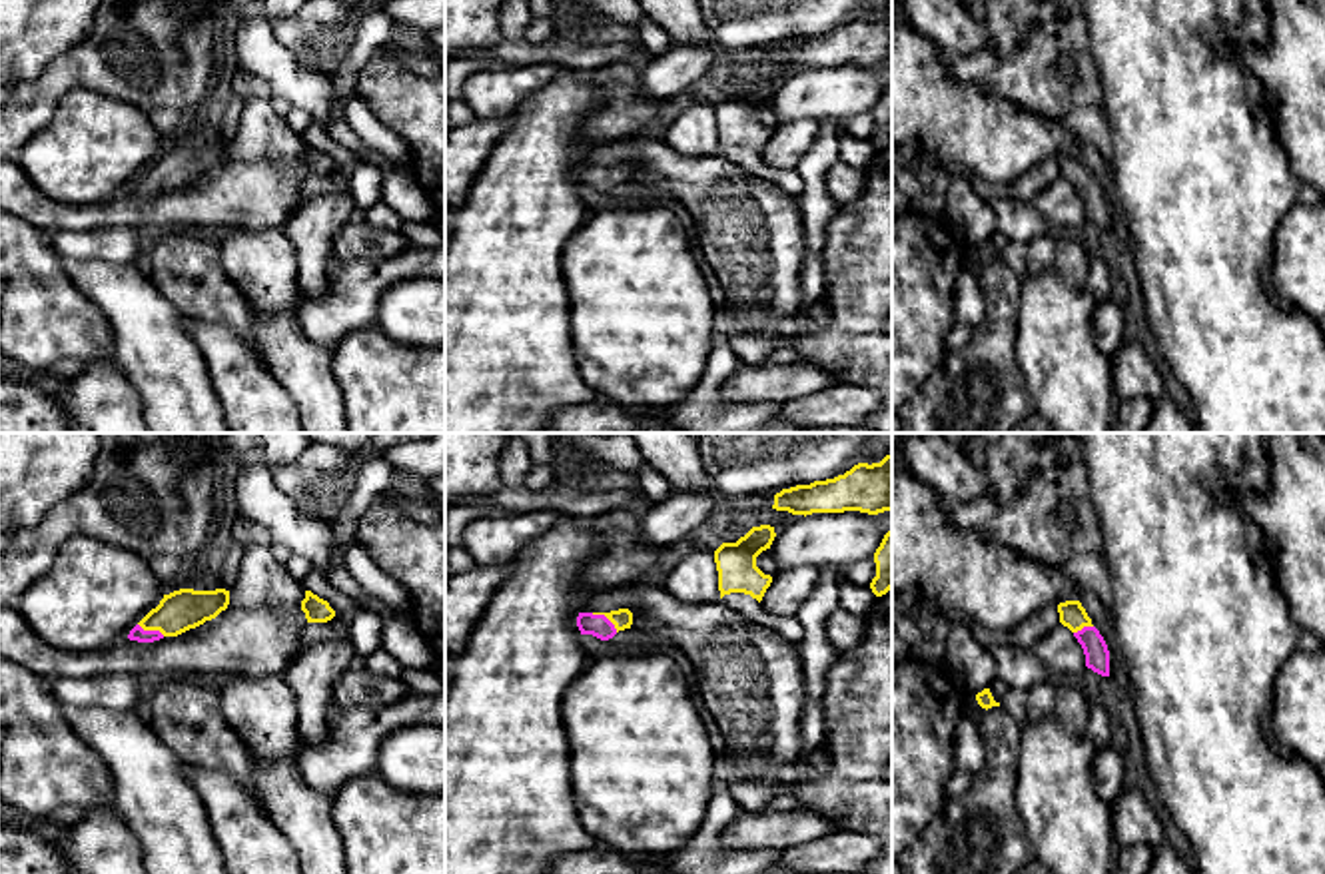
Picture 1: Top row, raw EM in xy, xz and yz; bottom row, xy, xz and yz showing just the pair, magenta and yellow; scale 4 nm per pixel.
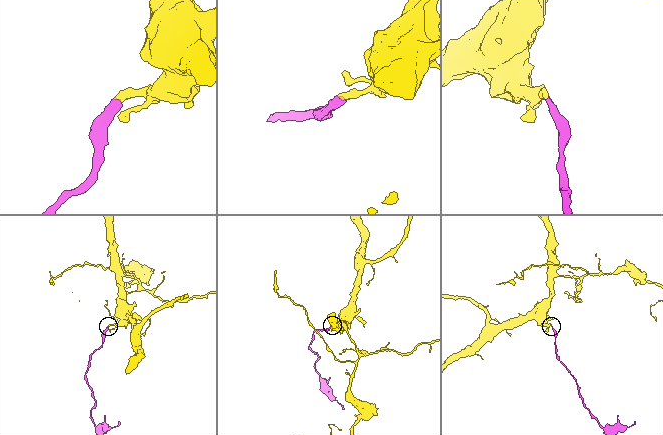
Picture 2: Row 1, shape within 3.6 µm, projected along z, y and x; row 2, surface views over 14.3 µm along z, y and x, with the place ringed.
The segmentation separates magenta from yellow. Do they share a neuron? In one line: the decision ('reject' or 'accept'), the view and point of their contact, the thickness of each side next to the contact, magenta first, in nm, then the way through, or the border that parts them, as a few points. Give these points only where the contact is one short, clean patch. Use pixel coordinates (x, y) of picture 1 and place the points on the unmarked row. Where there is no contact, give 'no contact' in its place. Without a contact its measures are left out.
accept | xz (605, 170) | 90/80 nm | across xz (597, 178), (605, 170), (623, 170)

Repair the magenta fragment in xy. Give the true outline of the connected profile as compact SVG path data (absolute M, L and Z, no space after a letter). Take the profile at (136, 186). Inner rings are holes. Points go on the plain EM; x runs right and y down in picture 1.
M180 142L164 148L128 188L130 194L154 196L164 190L178 190L190 182L216 172L229 158L229 144L194 144Z

